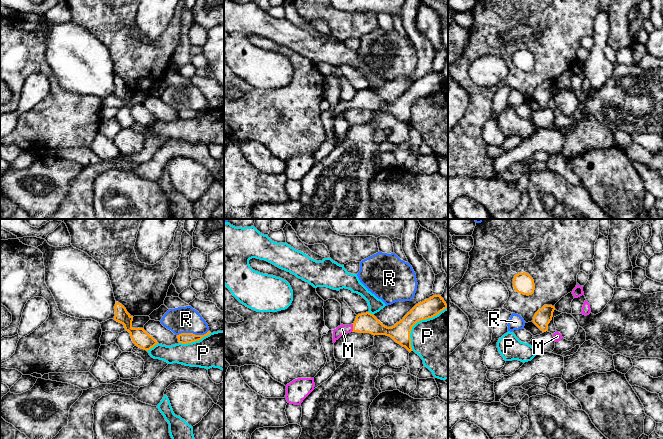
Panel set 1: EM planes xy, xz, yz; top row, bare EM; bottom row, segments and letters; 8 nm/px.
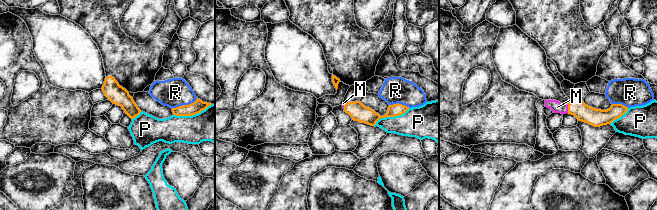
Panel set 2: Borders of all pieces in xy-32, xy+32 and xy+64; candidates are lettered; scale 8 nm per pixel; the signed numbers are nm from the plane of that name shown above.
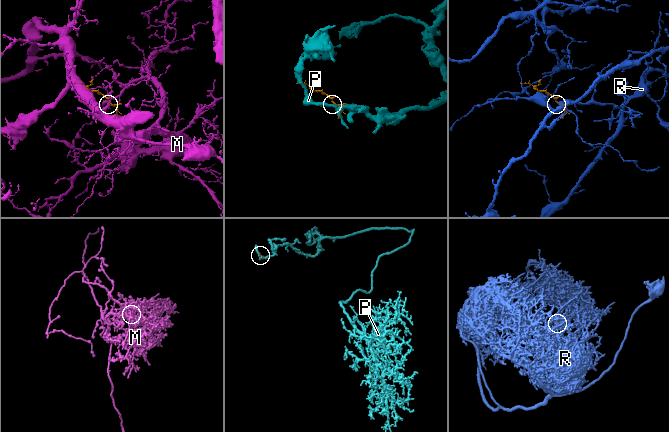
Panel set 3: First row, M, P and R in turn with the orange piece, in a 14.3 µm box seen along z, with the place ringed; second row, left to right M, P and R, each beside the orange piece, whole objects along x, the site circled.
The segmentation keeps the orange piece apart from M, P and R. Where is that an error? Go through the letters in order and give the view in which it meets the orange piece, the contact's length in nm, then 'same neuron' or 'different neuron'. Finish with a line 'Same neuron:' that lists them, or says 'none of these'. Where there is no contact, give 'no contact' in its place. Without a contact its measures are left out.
M: meets orange in xz; contact 70 nm long; same neuron
P: meets orange in xz; contact 460 nm long; different neuron
R: meets orange in xy; contact 260 nm long; different neuron
Same neuron: M

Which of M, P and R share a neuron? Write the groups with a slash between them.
M / P / R

